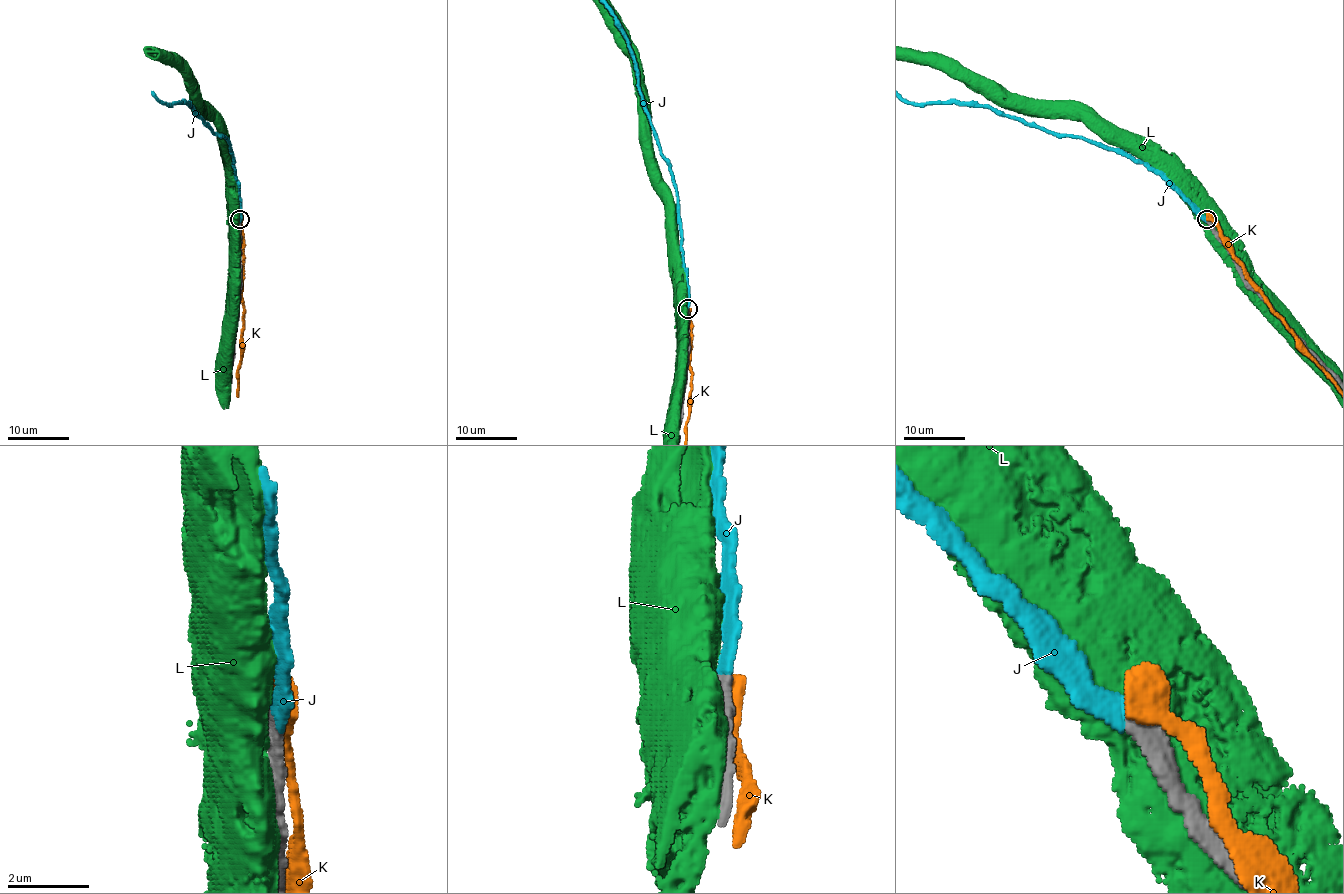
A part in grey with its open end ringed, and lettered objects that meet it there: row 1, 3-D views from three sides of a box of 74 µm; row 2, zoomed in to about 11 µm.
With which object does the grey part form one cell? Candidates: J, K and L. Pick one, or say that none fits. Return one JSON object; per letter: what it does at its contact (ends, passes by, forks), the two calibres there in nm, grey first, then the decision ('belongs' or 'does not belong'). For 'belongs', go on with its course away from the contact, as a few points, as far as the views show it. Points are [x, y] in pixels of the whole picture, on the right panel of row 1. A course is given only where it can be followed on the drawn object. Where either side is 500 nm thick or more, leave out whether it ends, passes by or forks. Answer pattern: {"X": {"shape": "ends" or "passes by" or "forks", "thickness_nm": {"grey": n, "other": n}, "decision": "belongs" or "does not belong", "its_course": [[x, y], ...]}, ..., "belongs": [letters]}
{"J": {"shape": "ends", "thickness_nm": {"grey": 360, "other": 360}, "decision": "belongs"}, "K": {"shape": "passes by", "thickness_nm": {"grey": 420, "other": 440}, "decision": "does not belong"}, "L": {"thickness_nm": {"grey": 360, "other": 1050}, "decision": "does not belong"}, "belongs": ["J"]}

